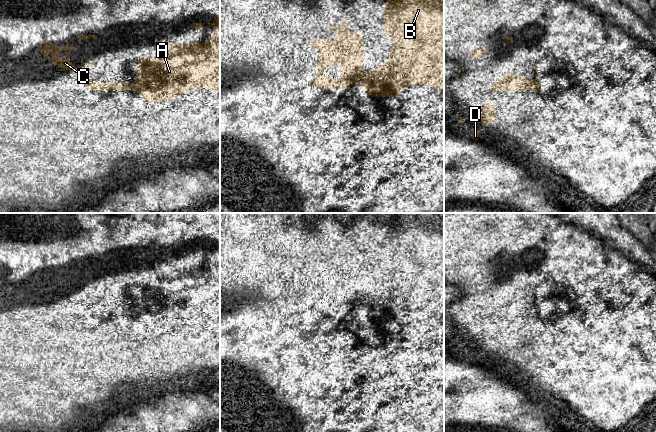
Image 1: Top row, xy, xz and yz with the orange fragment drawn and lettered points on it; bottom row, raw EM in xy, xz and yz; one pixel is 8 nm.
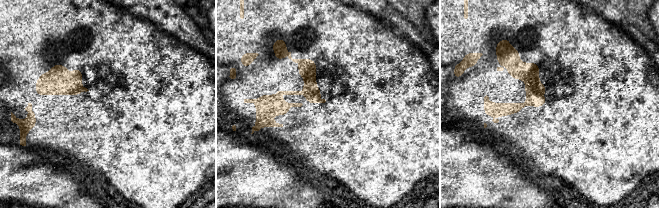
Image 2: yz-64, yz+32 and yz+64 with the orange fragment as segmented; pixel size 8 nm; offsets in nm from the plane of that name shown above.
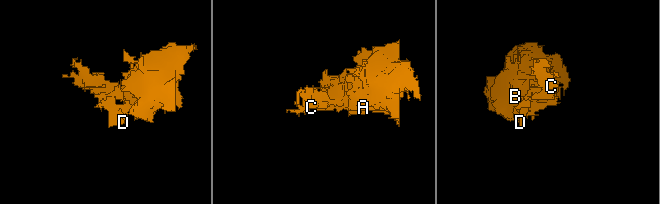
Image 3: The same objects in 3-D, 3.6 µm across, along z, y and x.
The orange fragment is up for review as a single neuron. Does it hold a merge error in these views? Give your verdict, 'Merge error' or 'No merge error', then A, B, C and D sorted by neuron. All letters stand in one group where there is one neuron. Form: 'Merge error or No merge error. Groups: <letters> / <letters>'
No merge error. Groups: A B C D

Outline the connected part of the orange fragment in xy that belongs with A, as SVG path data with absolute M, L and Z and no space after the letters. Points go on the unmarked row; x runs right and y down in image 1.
M217 239L213 247L208 247L209 251L214 251L216 257L208 260L206 267L165 267L160 264L162 271L170 271L170 275L161 275L151 283L140 280L140 287L136 289L136 306L130 308L127 304L123 307L95 307L92 303L81 303L81 306L89 315L127 315L131 312L138 315L142 323L147 327L167 327L169 323L178 323L186 315L195 315L198 311L207 311L208 318L212 318L212 313L216 313L216 318L220 318L220 239Z

